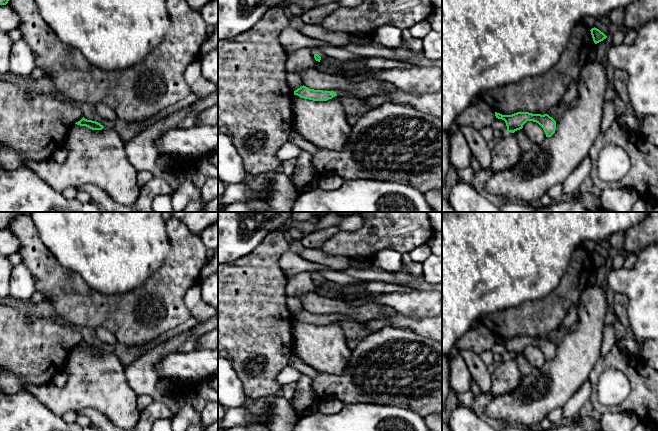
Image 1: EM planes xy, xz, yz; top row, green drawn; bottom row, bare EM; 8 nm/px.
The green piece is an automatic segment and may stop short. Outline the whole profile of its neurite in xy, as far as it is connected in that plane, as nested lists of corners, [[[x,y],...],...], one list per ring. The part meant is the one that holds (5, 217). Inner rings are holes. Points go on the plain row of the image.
[[[0,212],[0,229],[6,229],[15,216],[29,215],[30,212]]]

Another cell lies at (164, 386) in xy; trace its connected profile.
[[[160,378],[157,382],[156,388],[161,394],[174,394],[174,386],[175,384],[166,378]]]

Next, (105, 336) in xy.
[[[97,327],[95,329],[95,334],[97,338],[107,345],[114,345],[118,343],[117,338],[113,333],[111,333],[109,330],[103,327]]]

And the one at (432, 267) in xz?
[[[431,254],[423,265],[424,280],[433,285],[442,283],[442,258]]]

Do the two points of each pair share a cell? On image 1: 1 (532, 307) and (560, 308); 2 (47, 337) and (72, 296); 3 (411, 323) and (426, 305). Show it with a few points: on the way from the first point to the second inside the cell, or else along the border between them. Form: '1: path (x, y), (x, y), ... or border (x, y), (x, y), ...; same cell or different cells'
1: path (539, 308), (553, 308); same cell
2: border (61, 320), (71, 323), (81, 330); different cells
3: border (397, 312), (414, 317), (431, 317); different cells

